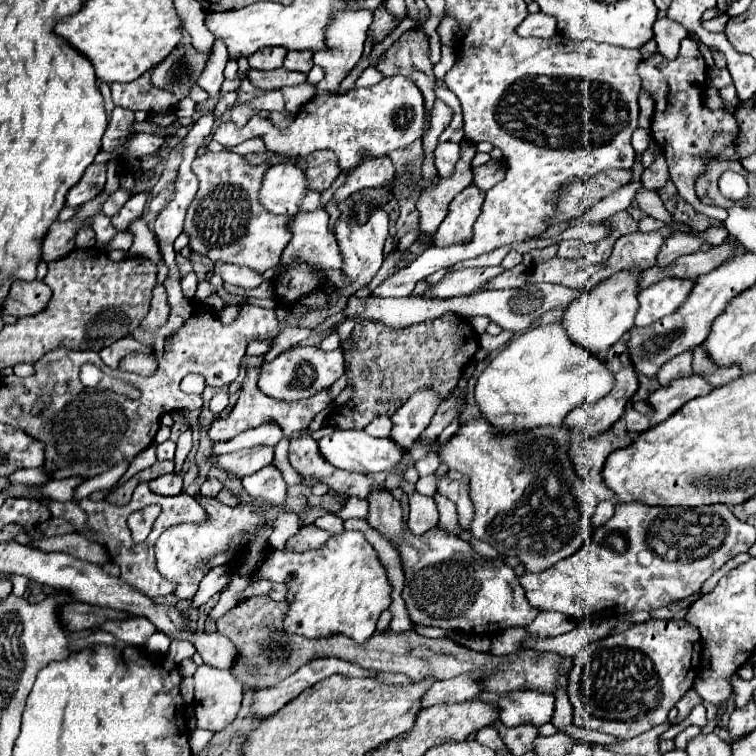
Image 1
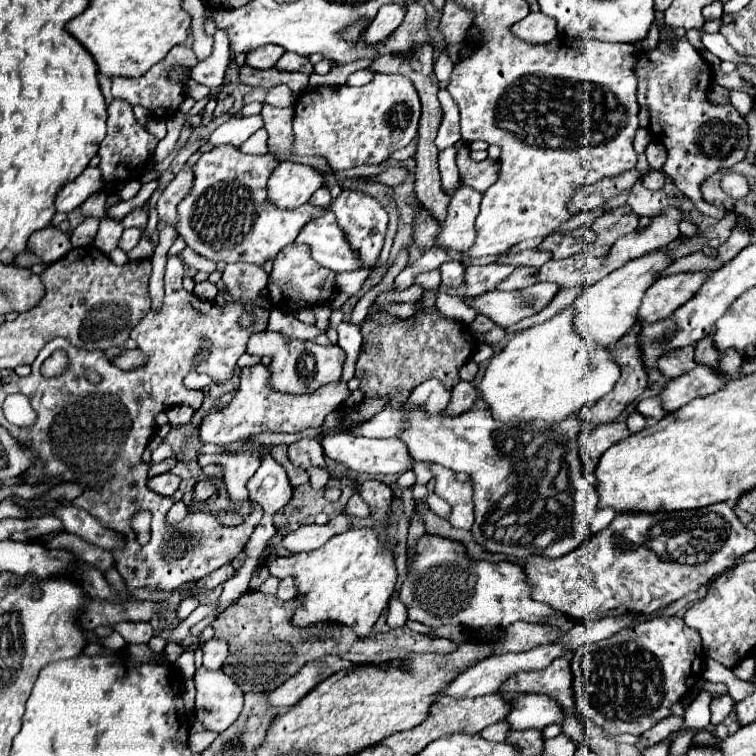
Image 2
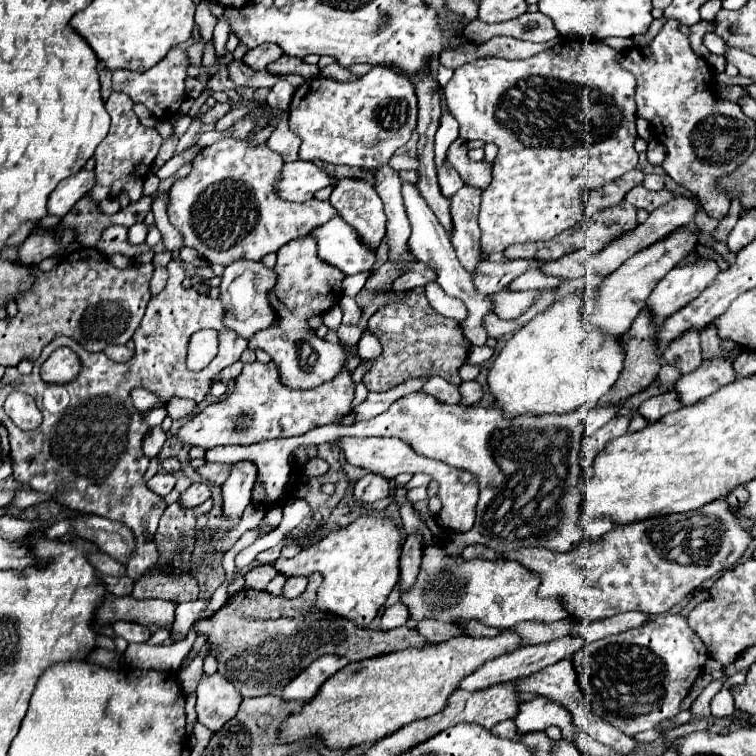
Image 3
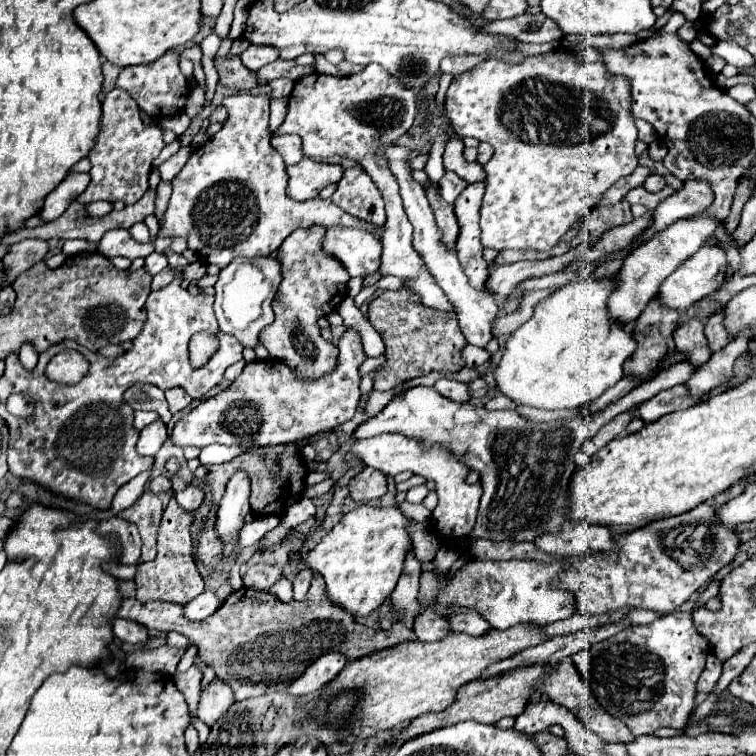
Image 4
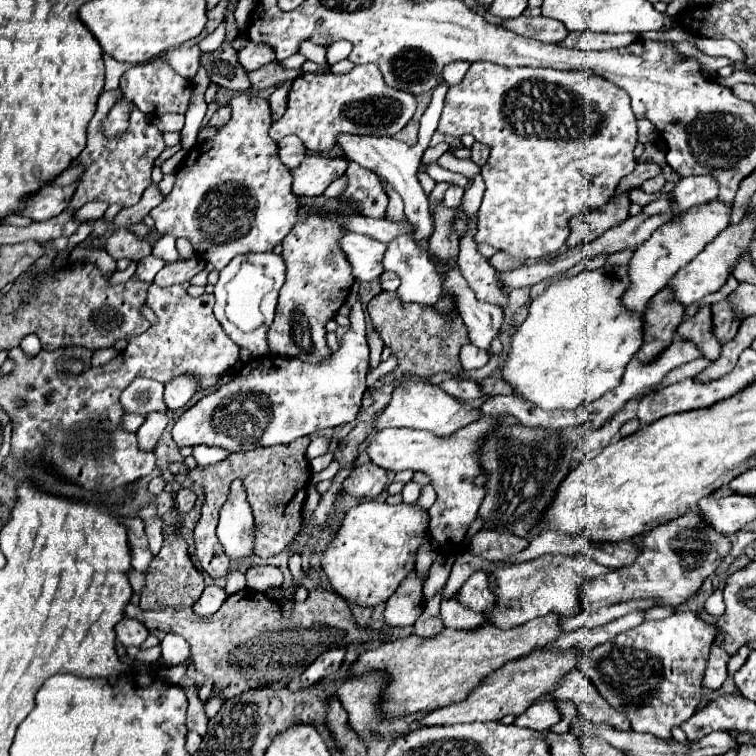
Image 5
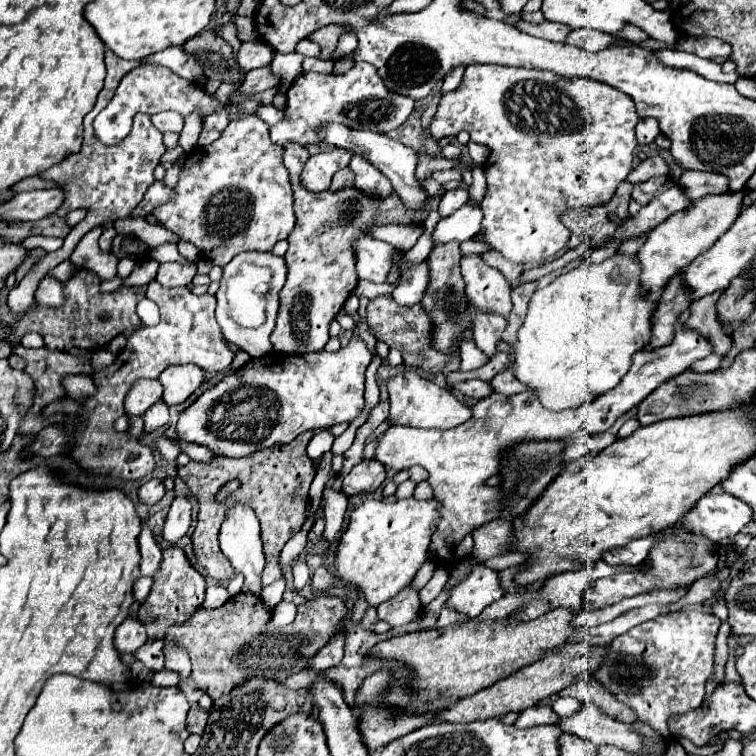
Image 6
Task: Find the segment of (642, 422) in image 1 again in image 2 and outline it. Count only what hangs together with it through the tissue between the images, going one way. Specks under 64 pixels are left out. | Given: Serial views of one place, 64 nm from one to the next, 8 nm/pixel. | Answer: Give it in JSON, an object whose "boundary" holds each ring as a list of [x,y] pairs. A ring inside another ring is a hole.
{"boundary":[[[632,412],[632,414],[628,416],[626,424],[628,424],[628,430],[630,430],[632,434],[636,434],[636,432],[640,432],[640,430],[646,426],[646,418],[644,418],[642,414],[638,414],[638,412]]]}

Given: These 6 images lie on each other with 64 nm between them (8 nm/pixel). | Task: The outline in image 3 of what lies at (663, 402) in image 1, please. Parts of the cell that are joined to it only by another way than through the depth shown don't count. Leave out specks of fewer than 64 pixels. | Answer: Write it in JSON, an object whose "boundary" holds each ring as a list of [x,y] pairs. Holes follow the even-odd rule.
{"boundary":[[[726,358],[704,360],[694,372],[680,376],[674,382],[672,390],[676,392],[678,400],[684,406],[688,406],[714,394],[716,390],[726,386],[730,380],[736,380],[736,374],[732,370],[732,364]]]}

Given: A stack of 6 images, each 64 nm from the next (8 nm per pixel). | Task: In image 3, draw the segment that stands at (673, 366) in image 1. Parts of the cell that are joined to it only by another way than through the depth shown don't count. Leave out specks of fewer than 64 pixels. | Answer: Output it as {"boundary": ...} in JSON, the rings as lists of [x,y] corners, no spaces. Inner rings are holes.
{"boundary":[[[690,330],[690,334],[684,334],[682,338],[678,338],[678,342],[672,342],[662,352],[662,360],[676,366],[682,374],[696,370],[702,364],[698,330]]]}

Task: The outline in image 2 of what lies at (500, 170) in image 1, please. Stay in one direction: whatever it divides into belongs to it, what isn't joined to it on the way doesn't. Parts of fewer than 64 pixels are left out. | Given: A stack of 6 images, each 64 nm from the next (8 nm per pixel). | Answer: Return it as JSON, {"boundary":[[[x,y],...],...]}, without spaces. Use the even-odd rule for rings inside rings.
{"boundary":[[[464,140],[456,142],[456,146],[458,146],[458,170],[462,176],[462,182],[478,192],[486,192],[498,180],[500,164],[490,158],[484,162],[474,162],[470,158],[470,148]]]}

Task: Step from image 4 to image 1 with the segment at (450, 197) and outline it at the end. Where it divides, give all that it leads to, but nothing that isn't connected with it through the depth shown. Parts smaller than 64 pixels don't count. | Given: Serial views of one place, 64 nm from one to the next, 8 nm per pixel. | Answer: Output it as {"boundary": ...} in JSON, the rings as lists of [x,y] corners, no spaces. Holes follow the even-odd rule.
{"boundary":[[[440,142],[436,146],[436,168],[442,178],[452,174],[454,164],[458,162],[458,156],[460,156],[460,146],[454,142]]]}

